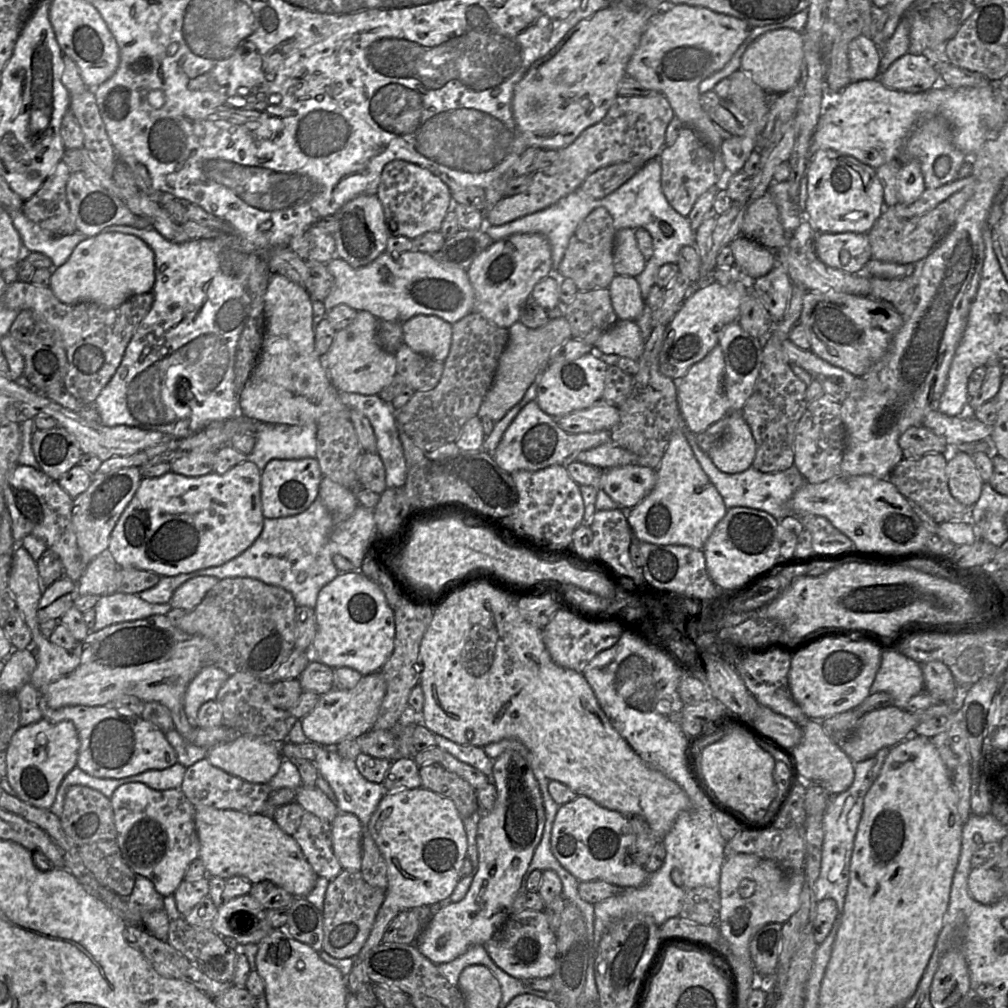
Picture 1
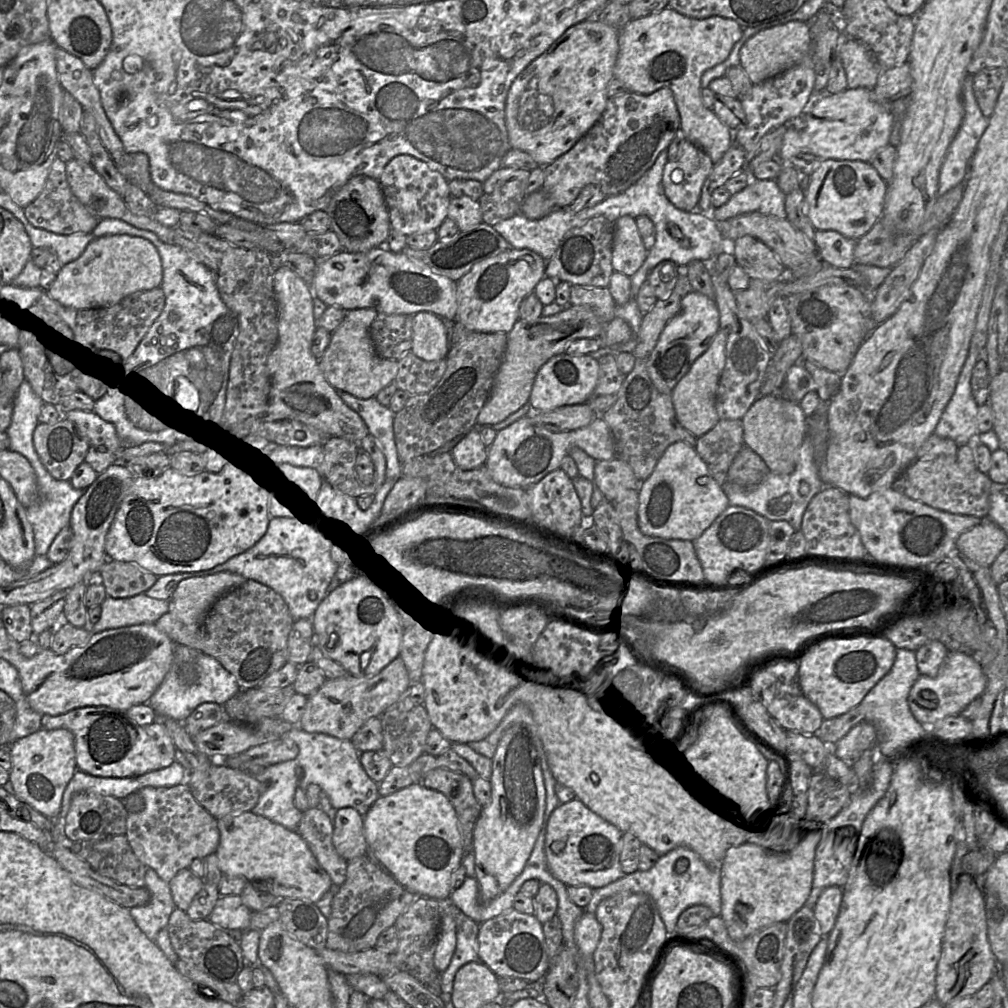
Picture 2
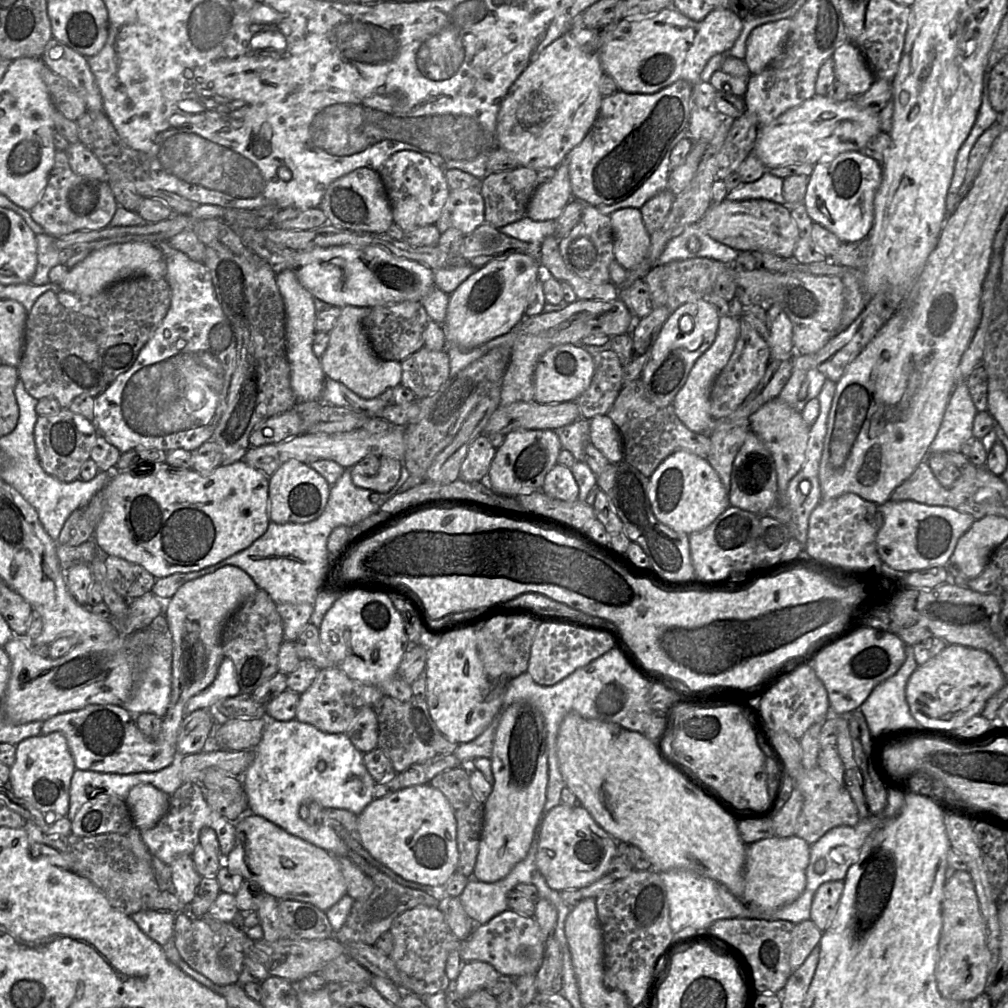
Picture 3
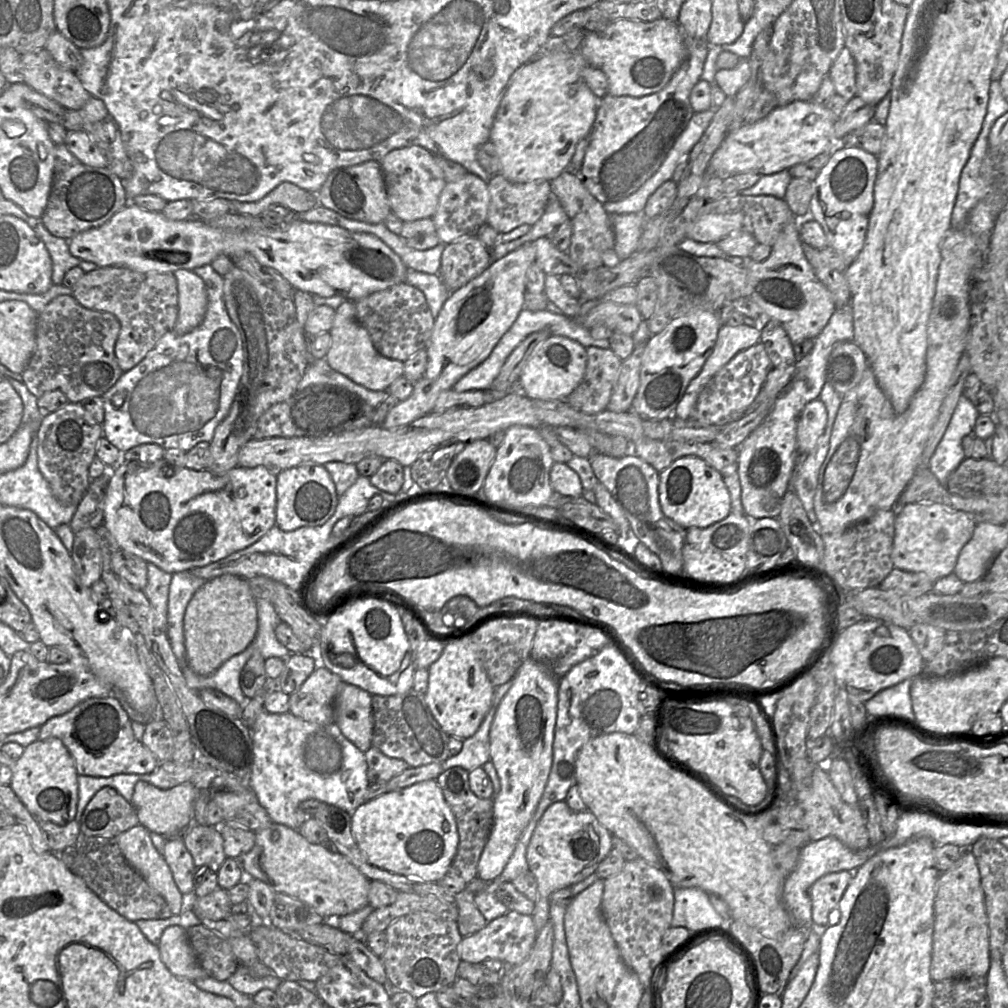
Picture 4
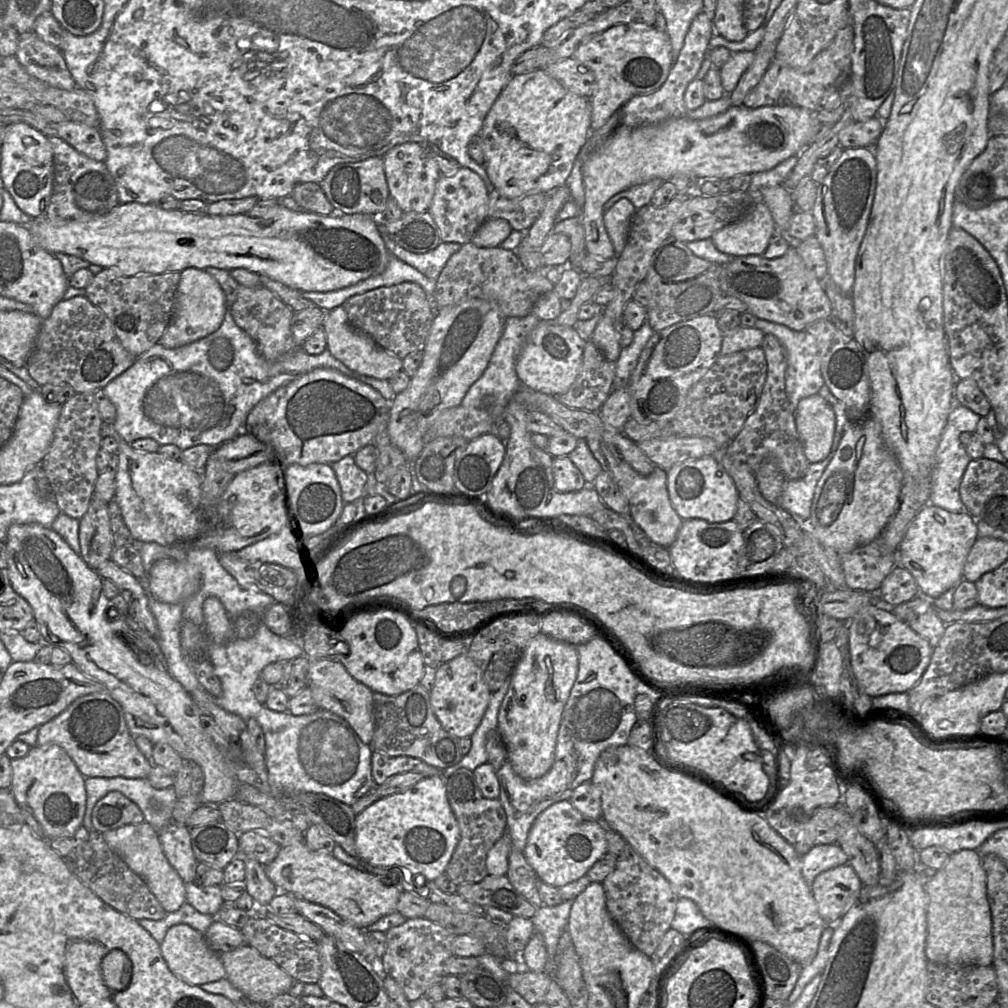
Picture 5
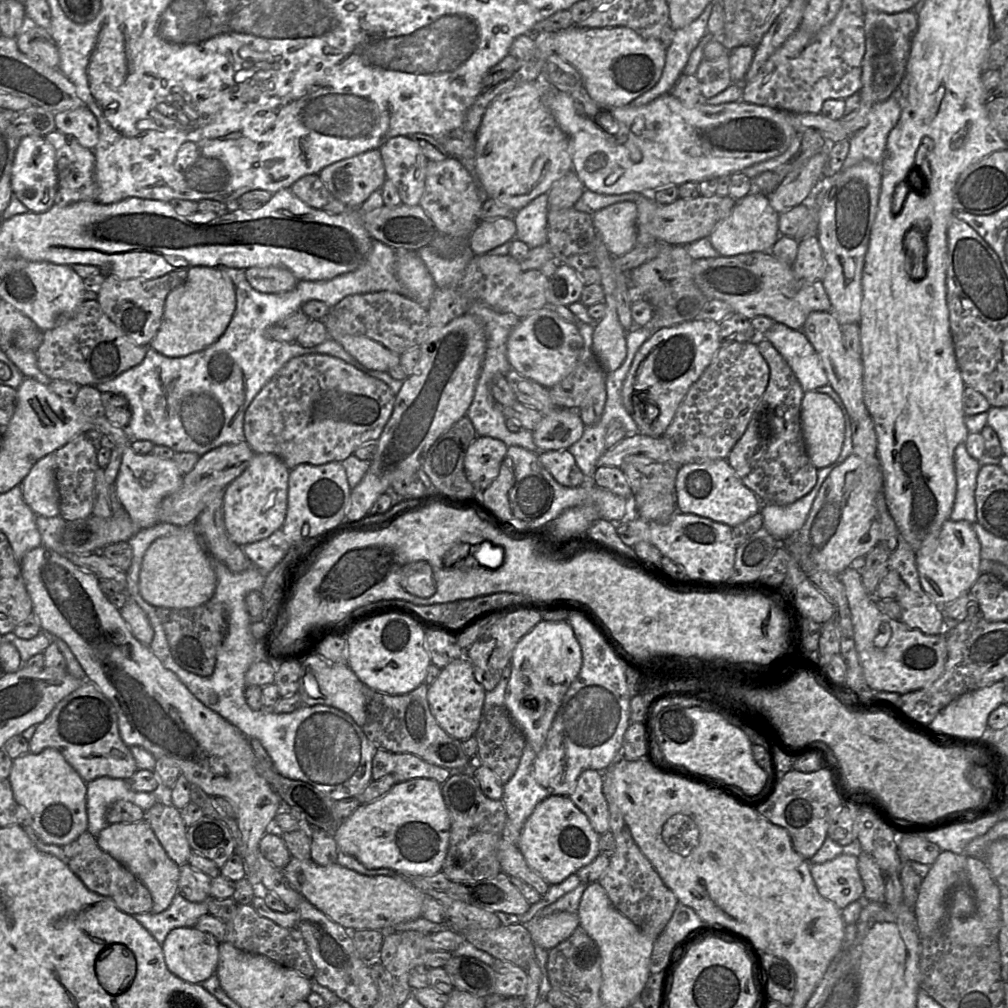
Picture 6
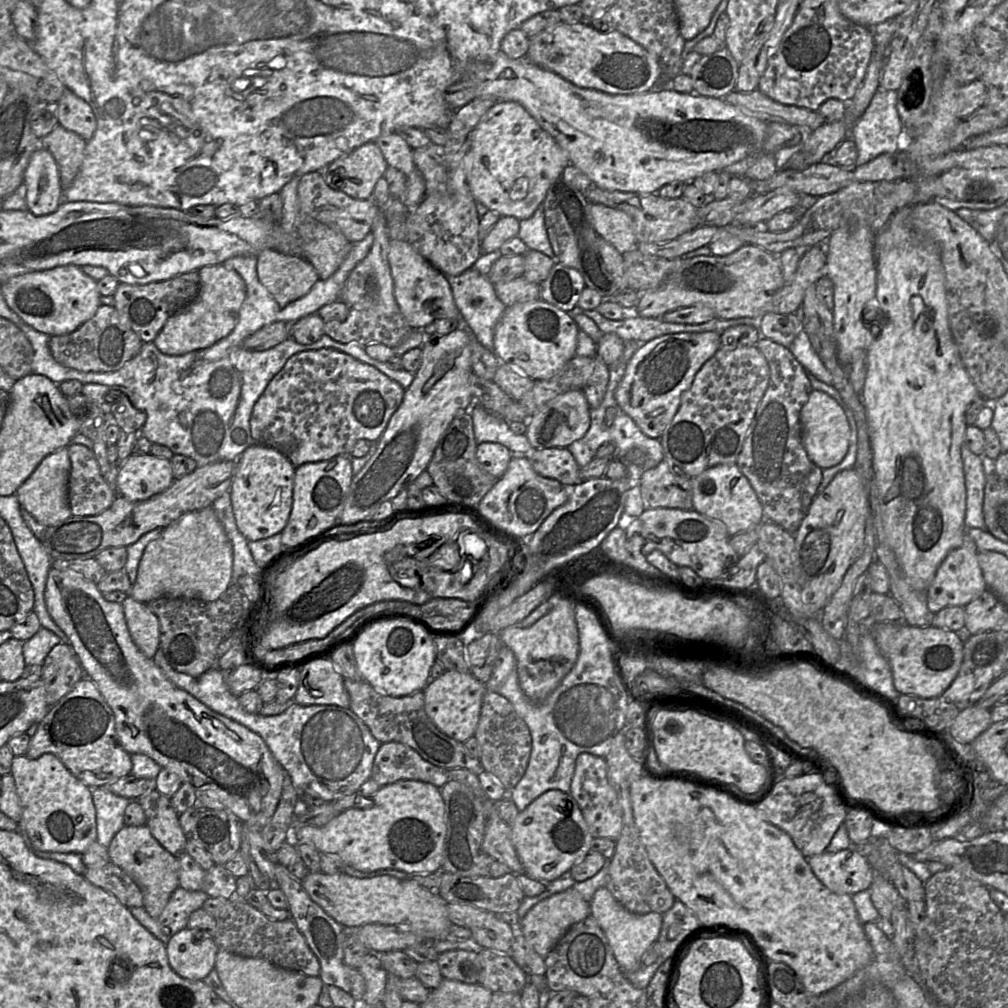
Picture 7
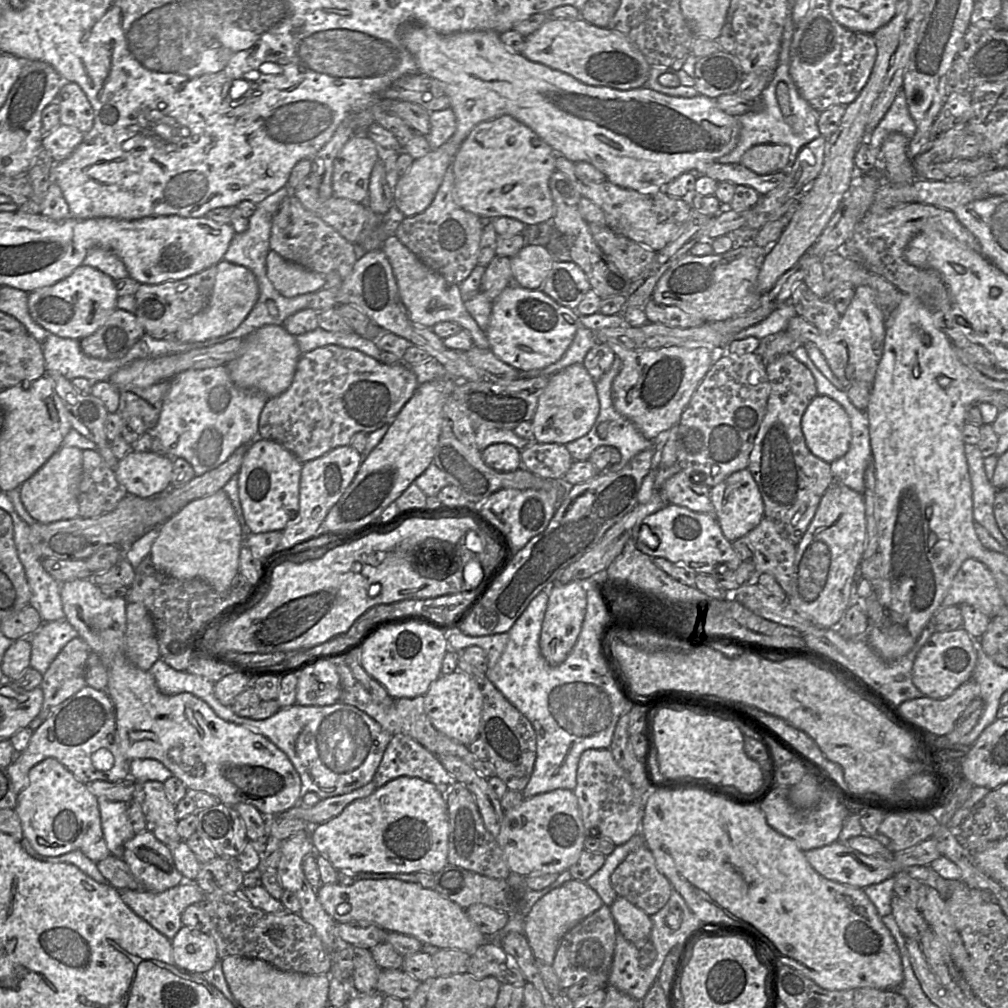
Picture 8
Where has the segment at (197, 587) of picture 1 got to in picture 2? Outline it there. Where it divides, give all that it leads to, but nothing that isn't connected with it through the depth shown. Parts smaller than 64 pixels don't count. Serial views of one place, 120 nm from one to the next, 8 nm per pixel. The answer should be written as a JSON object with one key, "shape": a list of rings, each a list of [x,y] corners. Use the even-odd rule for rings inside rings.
{"shape":[[[228,571],[184,579],[169,599],[169,613],[187,626],[200,625],[221,595],[247,580]]]}

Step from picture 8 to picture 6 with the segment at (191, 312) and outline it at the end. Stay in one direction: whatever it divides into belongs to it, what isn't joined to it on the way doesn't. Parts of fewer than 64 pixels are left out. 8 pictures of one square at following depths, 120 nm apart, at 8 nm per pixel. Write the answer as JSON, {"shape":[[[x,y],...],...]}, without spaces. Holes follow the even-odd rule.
{"shape":[[[187,270],[169,272],[153,279],[134,278],[121,280],[106,275],[98,294],[98,301],[107,316],[134,343],[149,345],[156,336],[164,315],[167,296],[187,279]]]}

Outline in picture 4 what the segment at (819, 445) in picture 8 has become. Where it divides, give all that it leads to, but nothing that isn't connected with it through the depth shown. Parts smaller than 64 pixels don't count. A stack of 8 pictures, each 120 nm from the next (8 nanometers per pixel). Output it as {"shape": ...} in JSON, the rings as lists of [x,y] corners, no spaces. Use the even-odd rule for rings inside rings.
{"shape":[[[820,399],[813,400],[804,407],[797,428],[799,454],[808,455],[815,450],[818,439],[825,431],[827,418],[826,406]]]}

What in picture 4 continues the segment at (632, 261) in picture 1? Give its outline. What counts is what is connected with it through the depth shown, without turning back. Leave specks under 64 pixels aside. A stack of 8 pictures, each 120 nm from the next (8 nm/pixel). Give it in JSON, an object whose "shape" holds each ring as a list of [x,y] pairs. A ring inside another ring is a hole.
{"shape":[[[644,212],[611,215],[614,232],[614,250],[620,260],[629,258],[637,251],[642,233]]]}

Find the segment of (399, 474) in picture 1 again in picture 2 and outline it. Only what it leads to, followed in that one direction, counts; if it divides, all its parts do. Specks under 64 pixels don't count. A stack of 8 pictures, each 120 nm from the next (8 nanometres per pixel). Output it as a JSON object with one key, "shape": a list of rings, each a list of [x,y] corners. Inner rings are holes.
{"shape":[[[338,391],[342,400],[366,423],[369,433],[378,439],[387,460],[387,478],[402,476],[403,462],[399,456],[394,437],[394,413],[382,405],[376,397],[361,399],[344,391]]]}

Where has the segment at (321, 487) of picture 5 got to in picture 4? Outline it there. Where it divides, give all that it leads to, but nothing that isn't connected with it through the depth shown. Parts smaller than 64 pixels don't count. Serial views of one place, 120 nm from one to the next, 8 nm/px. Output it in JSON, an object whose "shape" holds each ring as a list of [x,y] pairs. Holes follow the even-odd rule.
{"shape":[[[303,464],[283,470],[276,483],[276,526],[285,532],[323,525],[338,503],[334,482],[324,465]]]}

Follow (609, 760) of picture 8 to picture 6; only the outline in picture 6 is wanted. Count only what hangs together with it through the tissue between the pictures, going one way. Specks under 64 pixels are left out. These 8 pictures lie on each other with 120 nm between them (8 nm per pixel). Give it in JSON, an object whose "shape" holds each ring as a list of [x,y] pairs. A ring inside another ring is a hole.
{"shape":[[[584,770],[569,797],[587,816],[592,828],[599,835],[609,831],[609,806],[603,793],[602,772]]]}

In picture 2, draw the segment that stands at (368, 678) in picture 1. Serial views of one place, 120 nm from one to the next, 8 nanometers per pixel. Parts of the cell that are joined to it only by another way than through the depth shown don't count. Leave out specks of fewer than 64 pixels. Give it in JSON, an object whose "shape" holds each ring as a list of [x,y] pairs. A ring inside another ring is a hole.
{"shape":[[[395,658],[372,677],[355,677],[347,674],[326,679],[324,684],[307,697],[305,710],[298,727],[308,733],[323,733],[339,739],[351,740],[359,728],[370,718],[379,717],[386,709],[395,706],[410,686],[403,660]]]}

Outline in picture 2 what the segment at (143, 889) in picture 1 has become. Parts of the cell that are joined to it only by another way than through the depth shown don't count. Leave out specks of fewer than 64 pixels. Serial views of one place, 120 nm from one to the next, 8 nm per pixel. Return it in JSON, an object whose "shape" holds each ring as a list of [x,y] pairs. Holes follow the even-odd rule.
{"shape":[[[147,867],[145,887],[150,892],[146,905],[129,909],[129,913],[138,928],[152,941],[159,931],[168,925],[170,915],[176,908],[172,899],[169,883],[163,881],[152,868]]]}

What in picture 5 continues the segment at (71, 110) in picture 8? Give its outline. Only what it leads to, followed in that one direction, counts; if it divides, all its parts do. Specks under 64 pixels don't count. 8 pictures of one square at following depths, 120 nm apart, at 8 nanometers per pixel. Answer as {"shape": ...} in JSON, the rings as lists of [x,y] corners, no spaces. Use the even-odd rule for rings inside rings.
{"shape":[[[66,120],[57,124],[56,135],[90,159],[104,162],[107,156],[99,128]]]}

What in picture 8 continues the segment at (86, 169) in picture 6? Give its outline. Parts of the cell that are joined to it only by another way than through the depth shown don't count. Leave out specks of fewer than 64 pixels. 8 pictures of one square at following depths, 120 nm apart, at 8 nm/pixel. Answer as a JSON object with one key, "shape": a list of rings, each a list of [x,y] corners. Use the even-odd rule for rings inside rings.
{"shape":[[[59,124],[42,138],[45,148],[55,163],[67,159],[83,141],[84,133],[75,127]]]}

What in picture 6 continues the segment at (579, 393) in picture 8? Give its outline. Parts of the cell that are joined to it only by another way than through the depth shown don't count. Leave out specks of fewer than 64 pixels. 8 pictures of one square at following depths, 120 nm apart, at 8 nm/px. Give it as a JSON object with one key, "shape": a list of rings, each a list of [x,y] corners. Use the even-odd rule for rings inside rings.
{"shape":[[[557,408],[543,416],[532,434],[539,451],[566,450],[582,437],[584,429],[578,410]]]}

